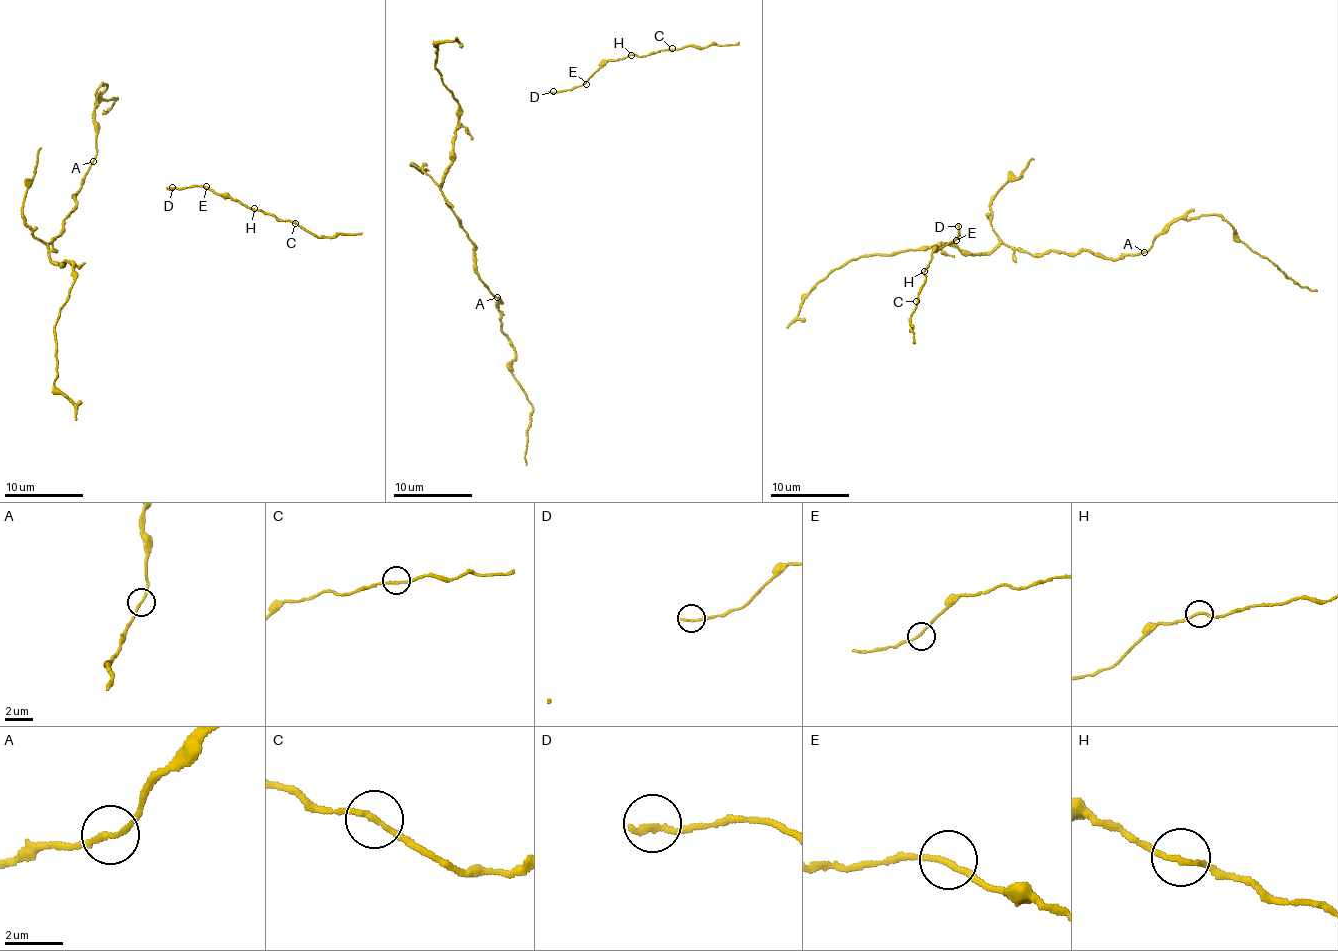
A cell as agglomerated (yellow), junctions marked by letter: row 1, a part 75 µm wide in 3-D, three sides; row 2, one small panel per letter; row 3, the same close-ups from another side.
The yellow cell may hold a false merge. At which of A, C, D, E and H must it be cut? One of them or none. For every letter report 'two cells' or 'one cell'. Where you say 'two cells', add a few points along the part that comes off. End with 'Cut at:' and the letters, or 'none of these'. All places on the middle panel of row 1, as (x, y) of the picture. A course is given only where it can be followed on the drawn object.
A: one cell
C: one cell
D: one cell
E: one cell
H: one cell
Cut at: none of these

